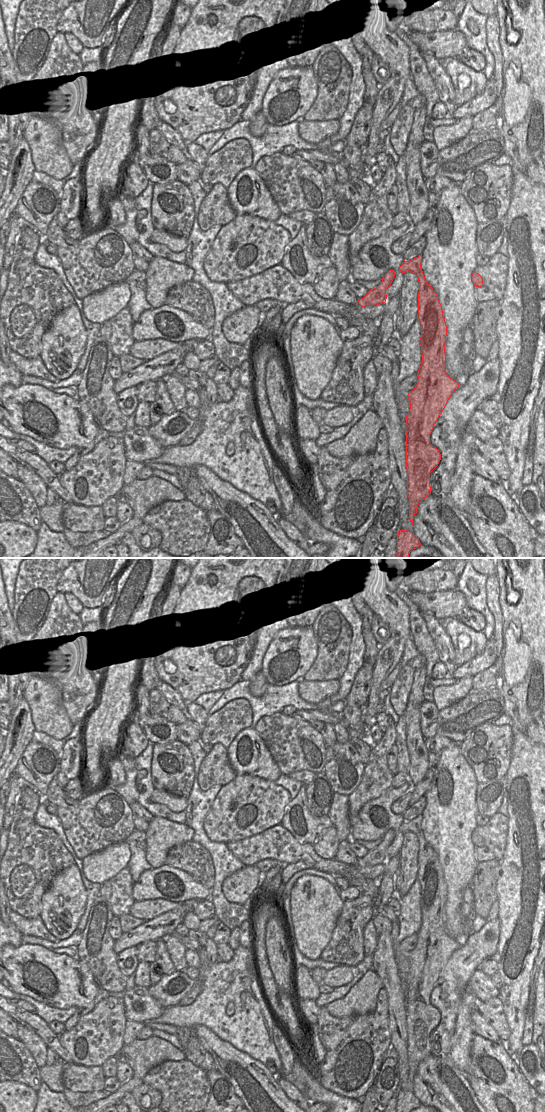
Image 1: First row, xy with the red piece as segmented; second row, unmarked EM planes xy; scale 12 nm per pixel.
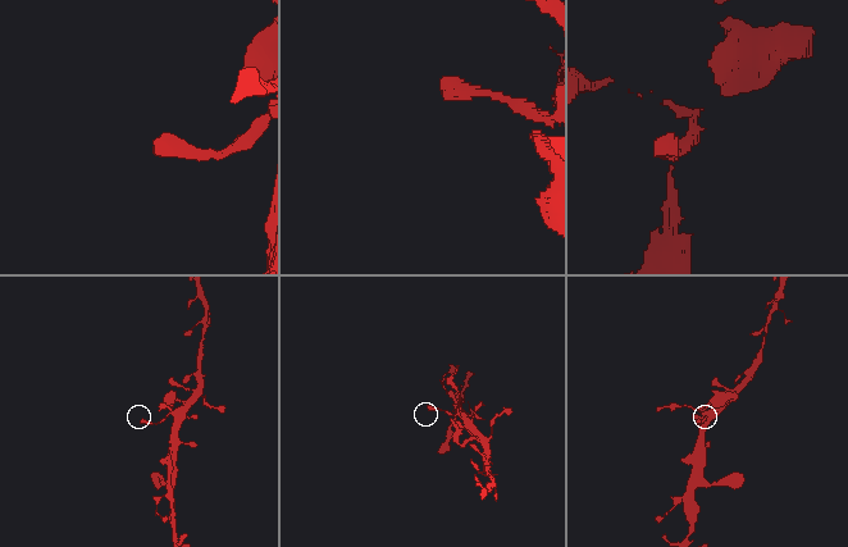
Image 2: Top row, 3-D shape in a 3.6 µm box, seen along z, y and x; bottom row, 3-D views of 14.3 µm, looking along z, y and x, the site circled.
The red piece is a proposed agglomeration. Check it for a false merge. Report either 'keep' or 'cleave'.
keep

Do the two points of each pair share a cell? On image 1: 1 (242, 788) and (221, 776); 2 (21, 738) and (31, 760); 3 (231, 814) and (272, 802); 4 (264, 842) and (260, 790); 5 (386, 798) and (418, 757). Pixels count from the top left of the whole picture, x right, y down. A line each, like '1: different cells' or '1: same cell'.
1: different cells
2: different cells
3: same cell
4: different cells
5: different cells

